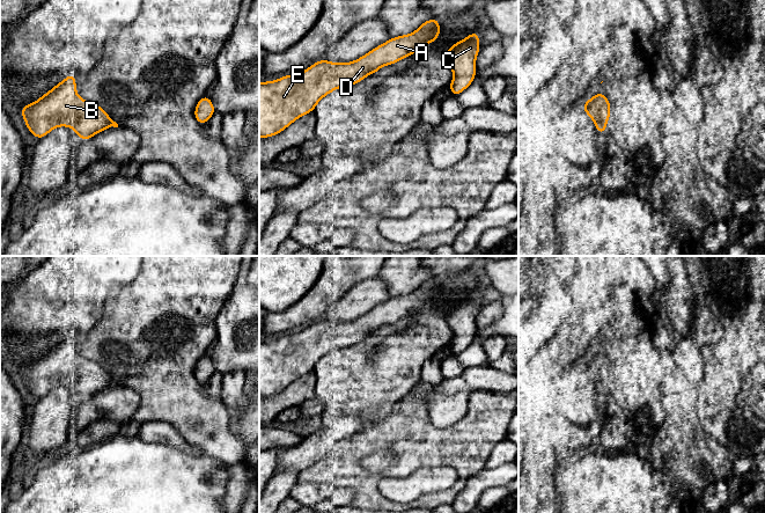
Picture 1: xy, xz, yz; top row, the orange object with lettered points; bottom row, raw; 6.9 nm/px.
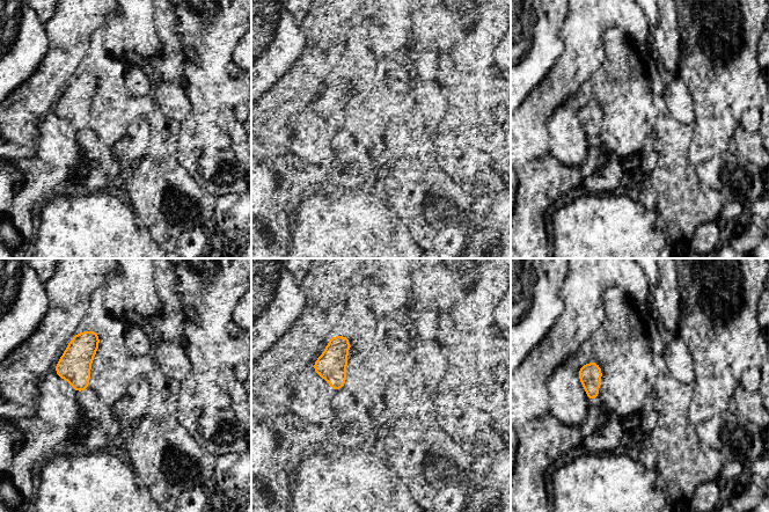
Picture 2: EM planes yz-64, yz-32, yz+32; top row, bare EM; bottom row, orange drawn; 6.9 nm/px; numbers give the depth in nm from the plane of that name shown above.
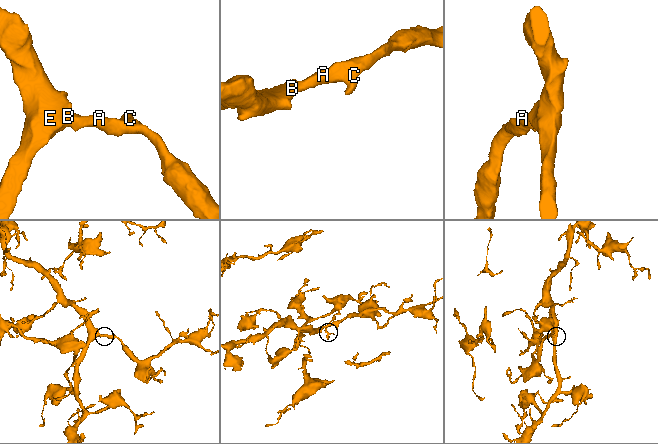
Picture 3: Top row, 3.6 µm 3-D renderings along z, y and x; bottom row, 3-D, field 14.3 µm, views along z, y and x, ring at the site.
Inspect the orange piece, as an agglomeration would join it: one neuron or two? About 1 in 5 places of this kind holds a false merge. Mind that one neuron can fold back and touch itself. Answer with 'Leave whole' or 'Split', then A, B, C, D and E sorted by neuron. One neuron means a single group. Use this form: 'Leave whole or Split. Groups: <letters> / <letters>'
Leave whole. Groups: A B C D E

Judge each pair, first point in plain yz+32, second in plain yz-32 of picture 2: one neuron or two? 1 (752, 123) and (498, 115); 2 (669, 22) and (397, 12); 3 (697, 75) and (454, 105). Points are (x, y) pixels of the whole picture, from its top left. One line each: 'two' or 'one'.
1: one
2: two
3: one

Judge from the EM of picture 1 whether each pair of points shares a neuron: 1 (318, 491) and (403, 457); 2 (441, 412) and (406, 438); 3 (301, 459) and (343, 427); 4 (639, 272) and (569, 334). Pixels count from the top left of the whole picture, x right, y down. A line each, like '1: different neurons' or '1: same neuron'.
1: different neurons
2: different neurons
3: same neuron
4: same neuron

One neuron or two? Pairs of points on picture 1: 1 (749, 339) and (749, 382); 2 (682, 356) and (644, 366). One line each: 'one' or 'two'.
1: two
2: two

